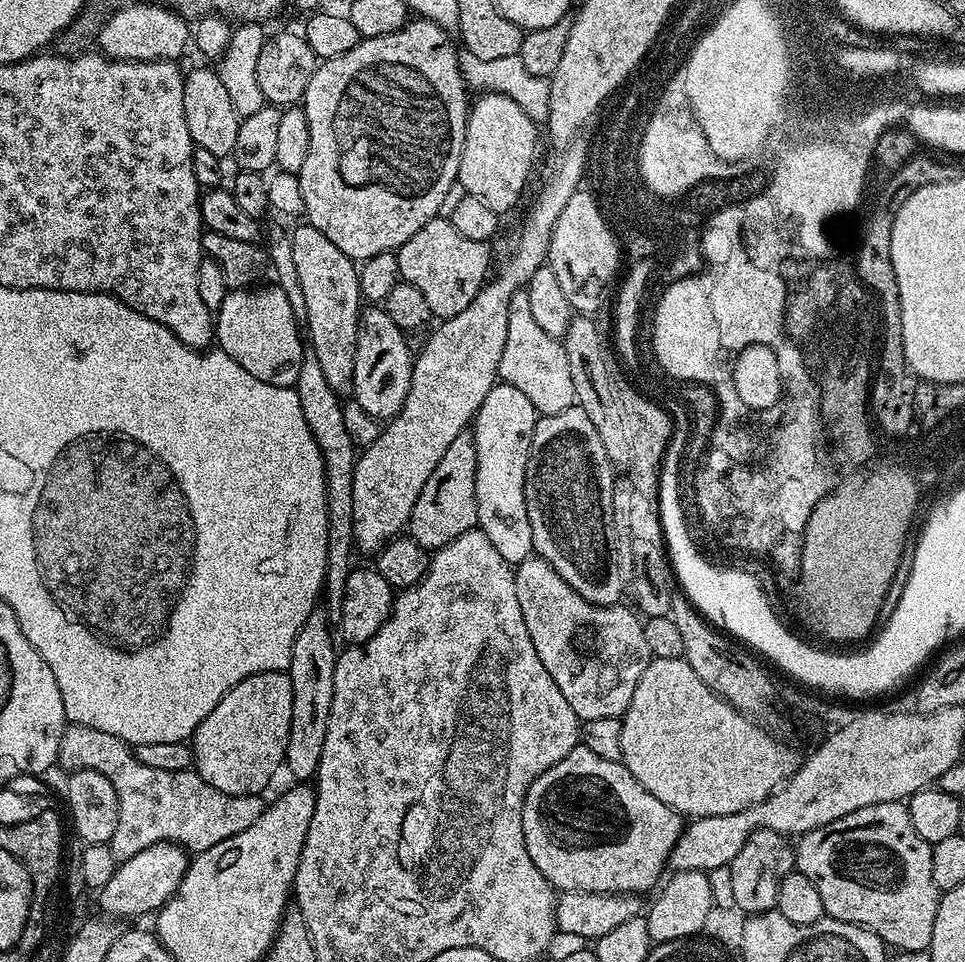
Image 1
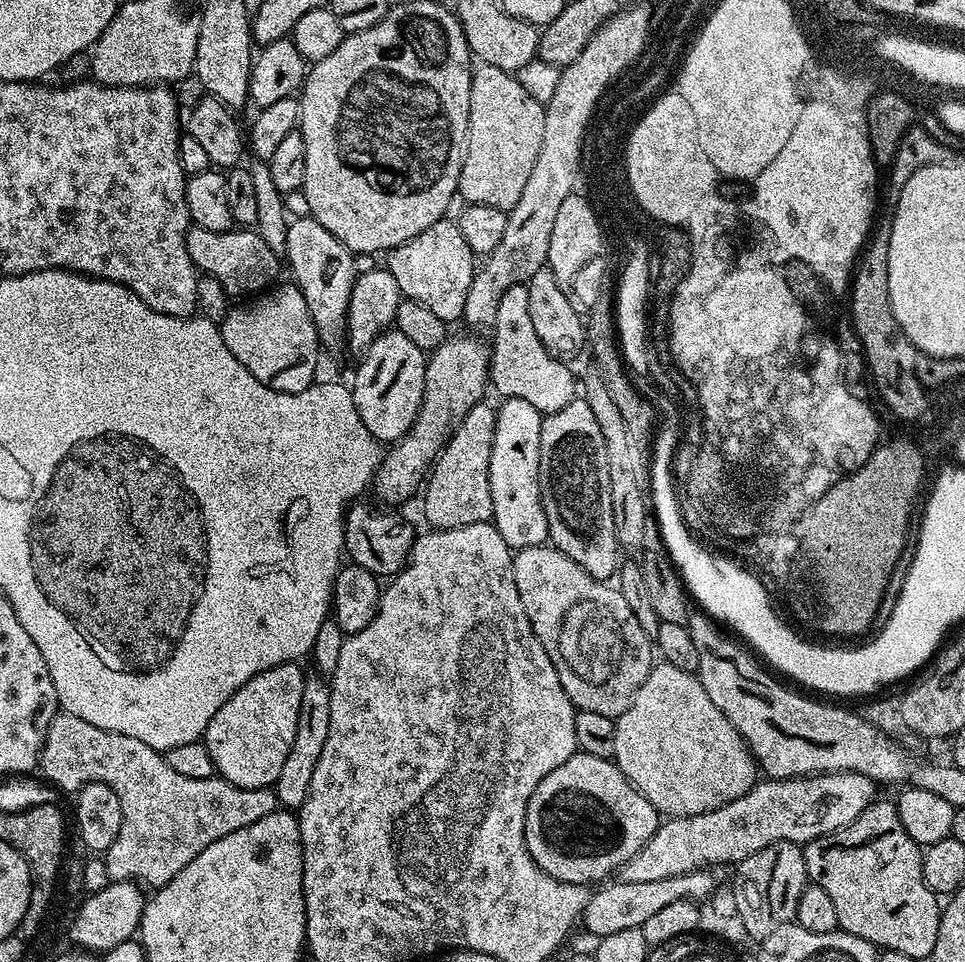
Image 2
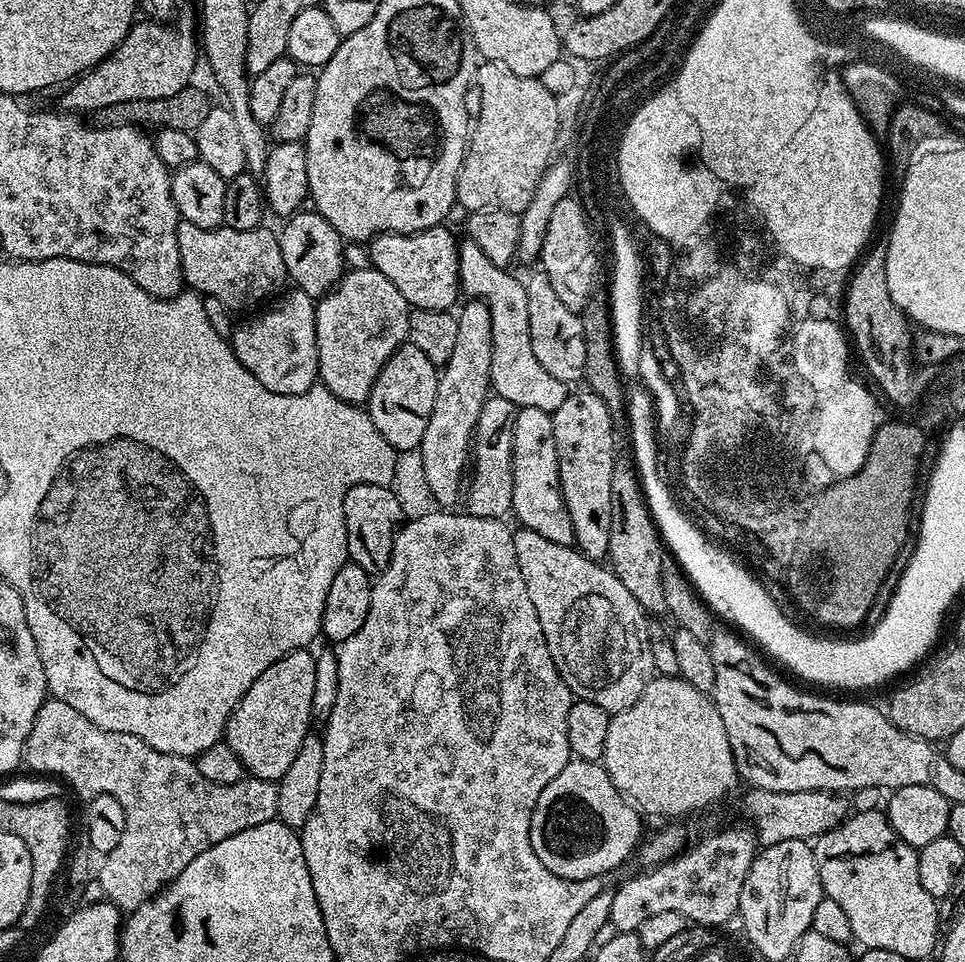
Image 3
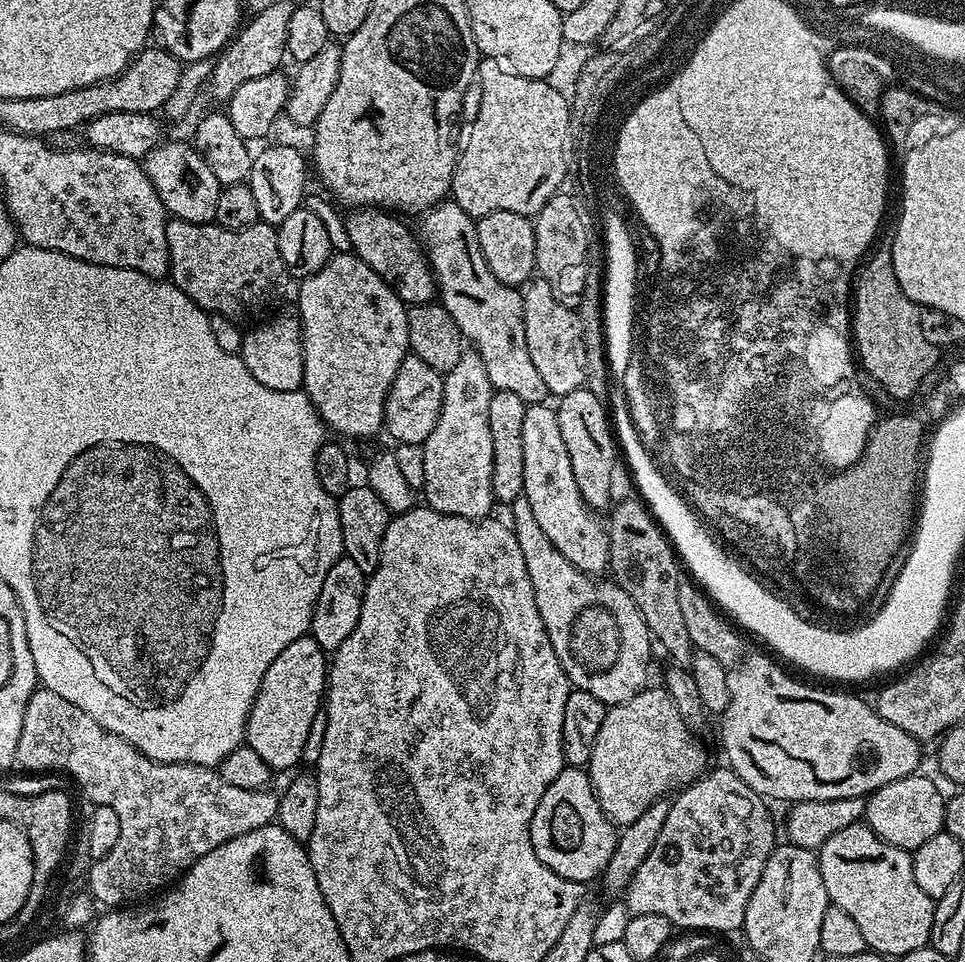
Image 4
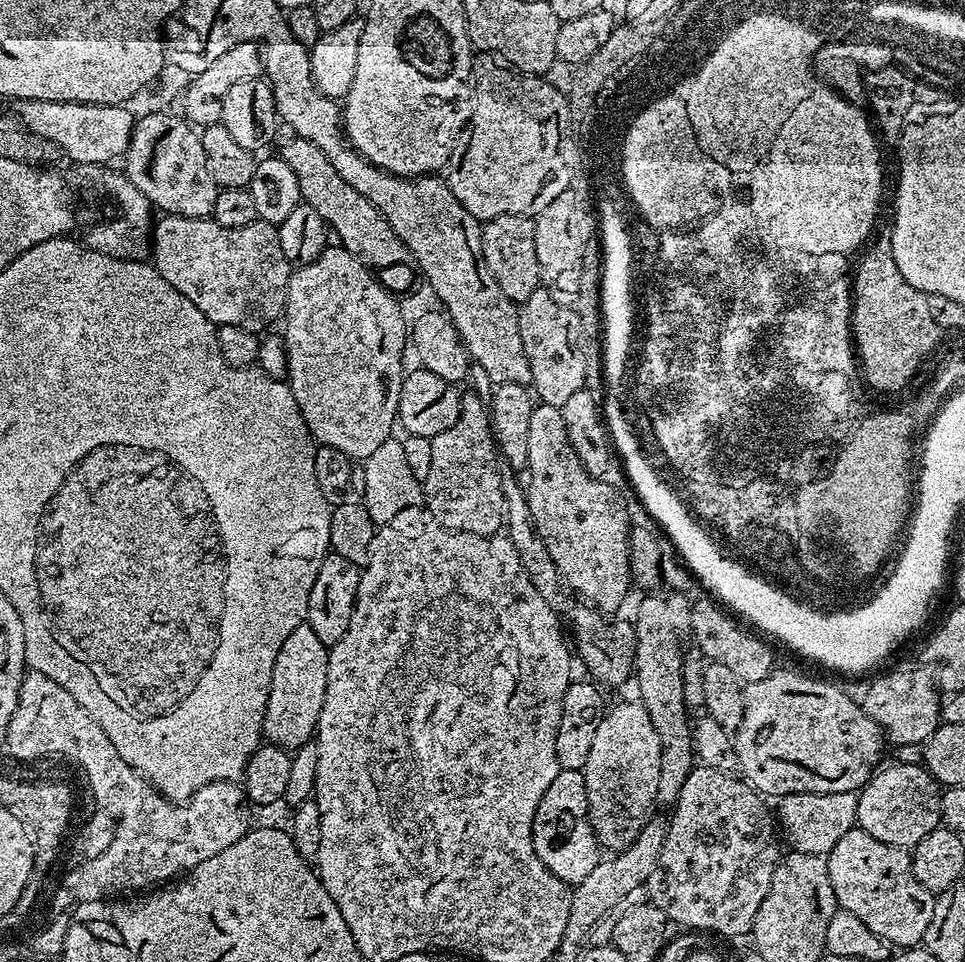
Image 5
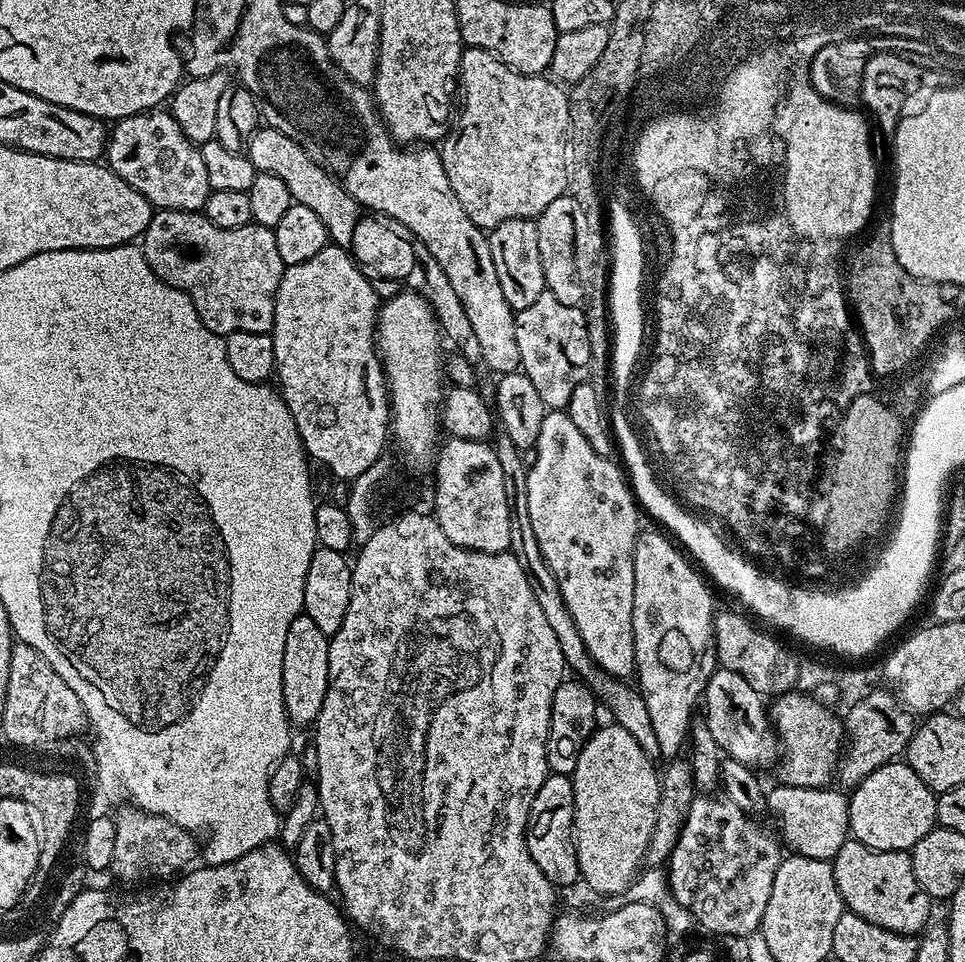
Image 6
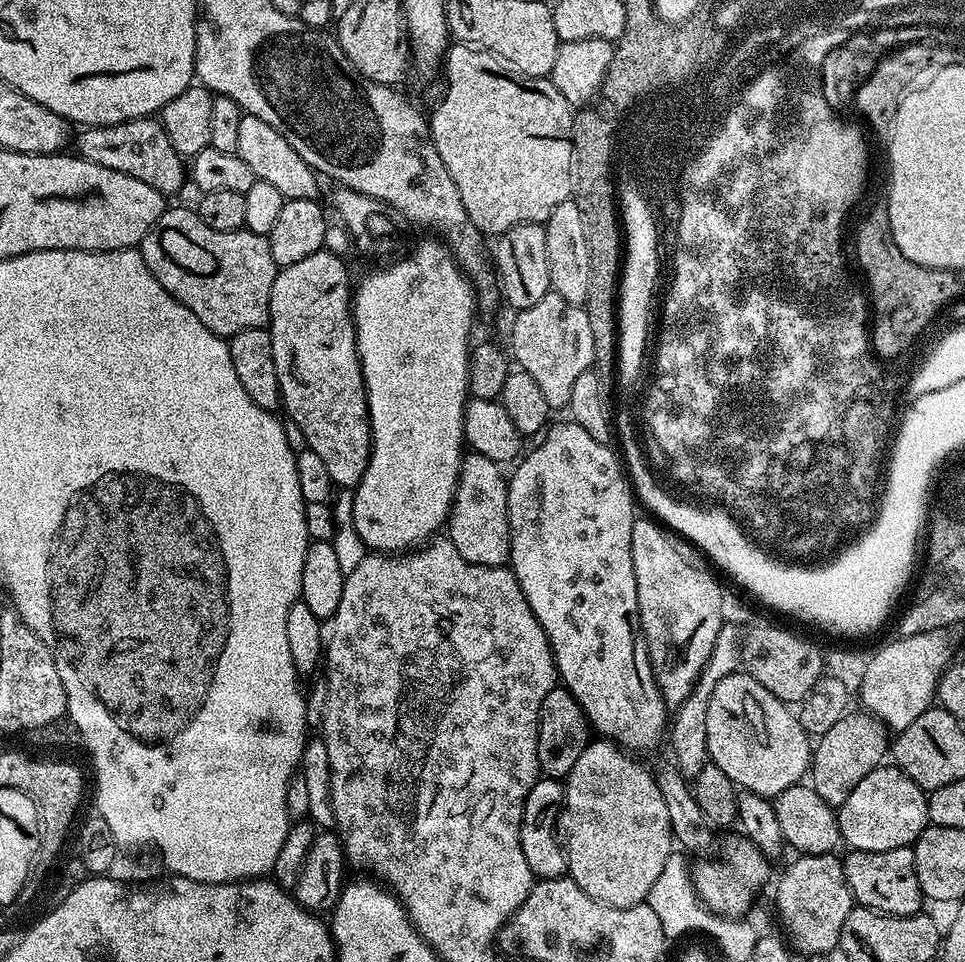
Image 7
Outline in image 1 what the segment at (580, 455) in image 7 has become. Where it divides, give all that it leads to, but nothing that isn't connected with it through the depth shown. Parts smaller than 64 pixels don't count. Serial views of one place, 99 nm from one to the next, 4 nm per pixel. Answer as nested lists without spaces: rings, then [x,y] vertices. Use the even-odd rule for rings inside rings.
[[[497,382],[490,390],[490,394],[486,394],[486,402],[482,402],[482,406],[476,411],[475,420],[470,425],[478,458],[474,478],[474,494],[478,502],[478,528],[486,534],[486,538],[490,538],[494,550],[498,550],[498,554],[502,554],[502,558],[506,558],[506,562],[513,566],[521,564],[523,560],[533,555],[530,514],[526,514],[524,487],[526,486],[526,462],[530,454],[537,419],[538,413],[535,406],[530,402],[530,398],[526,398],[526,394],[522,394],[522,390]]]

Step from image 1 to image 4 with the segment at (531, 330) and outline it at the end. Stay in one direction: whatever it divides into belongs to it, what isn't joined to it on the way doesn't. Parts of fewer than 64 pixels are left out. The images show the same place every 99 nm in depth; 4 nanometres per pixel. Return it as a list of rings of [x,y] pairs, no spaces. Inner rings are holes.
[[[445,198],[440,203],[435,204],[433,208],[429,208],[427,212],[419,217],[420,228],[418,227],[418,239],[427,255],[428,264],[432,268],[432,273],[436,275],[436,286],[438,289],[439,303],[450,314],[450,318],[454,318],[454,322],[458,326],[461,336],[465,341],[480,355],[482,362],[486,362],[486,374],[490,374],[490,382],[495,391],[510,391],[518,394],[519,398],[526,405],[543,404],[549,399],[550,394],[546,390],[546,382],[542,382],[542,377],[538,374],[538,369],[534,366],[534,361],[530,359],[530,350],[526,350],[526,326],[522,318],[522,292],[519,287],[511,284],[503,284],[498,282],[498,278],[494,278],[494,274],[490,274],[490,266],[486,266],[486,258],[482,258],[482,246],[478,246],[478,230],[476,229],[476,220],[470,214],[466,214],[466,210],[462,210],[462,206],[458,206],[456,201],[451,198]]]

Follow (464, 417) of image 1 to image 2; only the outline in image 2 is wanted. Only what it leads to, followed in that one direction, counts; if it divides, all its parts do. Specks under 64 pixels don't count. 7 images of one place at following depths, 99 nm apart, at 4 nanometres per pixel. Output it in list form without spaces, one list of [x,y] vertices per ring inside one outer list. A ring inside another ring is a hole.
[[[449,335],[427,357],[426,386],[414,426],[389,447],[392,448],[389,452],[387,449],[383,453],[374,477],[374,489],[381,505],[400,504],[410,499],[416,487],[418,492],[426,473],[448,443],[452,429],[475,404],[485,399],[484,387],[487,389],[490,384],[490,348],[476,337],[479,335],[468,335],[472,336]]]

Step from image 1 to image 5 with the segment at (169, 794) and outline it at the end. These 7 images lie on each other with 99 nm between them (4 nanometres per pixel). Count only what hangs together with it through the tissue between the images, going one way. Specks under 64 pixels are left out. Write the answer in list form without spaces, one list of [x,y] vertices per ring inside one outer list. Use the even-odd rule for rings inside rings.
[[[25,671],[22,686],[18,690],[18,706],[10,718],[8,733],[2,744],[3,747],[8,747],[7,755],[11,759],[33,760],[51,756],[64,762],[73,760],[88,775],[88,788],[96,799],[95,807],[116,820],[114,842],[110,842],[106,854],[90,864],[97,886],[105,888],[108,891],[105,893],[108,894],[140,894],[181,874],[187,874],[202,862],[214,858],[214,854],[222,854],[226,846],[234,846],[234,842],[246,835],[254,824],[248,817],[250,801],[245,796],[243,787],[229,780],[219,780],[202,786],[183,802],[167,800],[143,774],[125,762],[118,750],[114,750],[114,742],[106,738],[102,726],[94,722],[94,718],[80,705],[78,698],[74,698],[70,690],[62,690],[62,686],[54,682],[54,678],[46,678],[46,674],[41,672]]]

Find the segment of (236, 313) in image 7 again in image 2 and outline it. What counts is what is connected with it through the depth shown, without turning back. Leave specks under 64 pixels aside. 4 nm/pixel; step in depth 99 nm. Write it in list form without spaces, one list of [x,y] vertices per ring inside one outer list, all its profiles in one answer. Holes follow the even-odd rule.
[[[192,226],[186,236],[186,250],[196,269],[222,282],[222,290],[229,298],[251,298],[273,287],[278,280],[276,275],[280,272],[280,264],[282,268],[281,257],[276,256],[266,242],[262,242],[255,230],[215,232]]]

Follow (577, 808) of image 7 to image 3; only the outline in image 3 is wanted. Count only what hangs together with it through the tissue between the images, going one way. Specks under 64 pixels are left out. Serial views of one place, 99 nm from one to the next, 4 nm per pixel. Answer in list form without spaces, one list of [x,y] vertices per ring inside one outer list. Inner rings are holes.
[[[657,675],[642,690],[634,706],[612,716],[602,763],[610,774],[610,782],[614,782],[624,799],[632,801],[641,813],[649,812],[652,816],[680,818],[676,816],[708,808],[738,784],[730,738],[726,738],[726,726],[722,726],[715,702],[709,693],[698,691],[679,676]]]

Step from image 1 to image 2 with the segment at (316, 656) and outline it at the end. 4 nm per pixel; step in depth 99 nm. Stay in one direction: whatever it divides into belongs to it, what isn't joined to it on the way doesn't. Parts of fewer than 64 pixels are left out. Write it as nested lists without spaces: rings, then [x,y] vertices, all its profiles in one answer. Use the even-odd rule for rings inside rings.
[[[309,675],[302,686],[302,706],[298,706],[298,730],[294,734],[294,743],[290,745],[290,754],[286,754],[282,774],[278,774],[274,785],[277,801],[288,810],[299,810],[306,802],[310,778],[314,778],[314,766],[318,766],[318,758],[322,758],[322,746],[326,746],[326,734],[330,734],[332,690],[323,675],[313,675]]]

